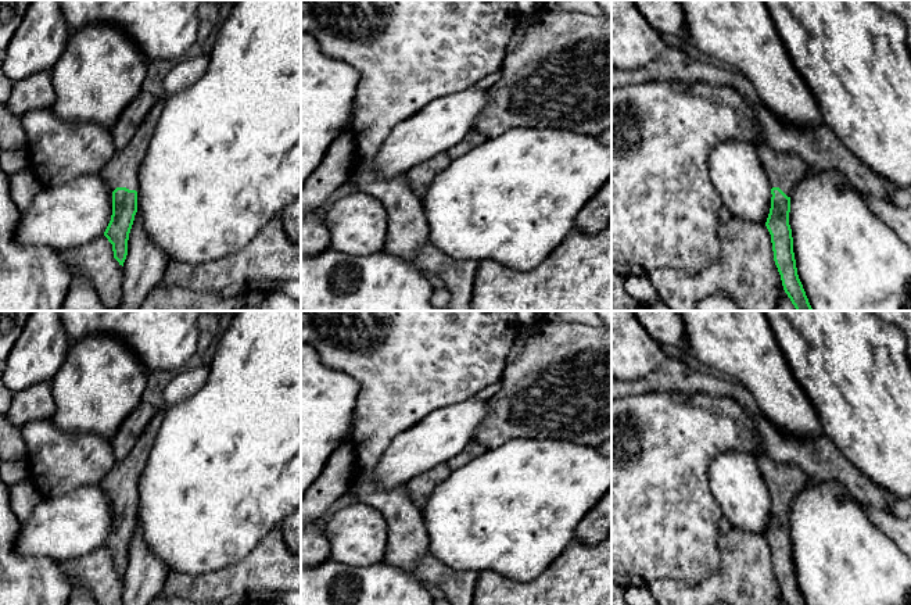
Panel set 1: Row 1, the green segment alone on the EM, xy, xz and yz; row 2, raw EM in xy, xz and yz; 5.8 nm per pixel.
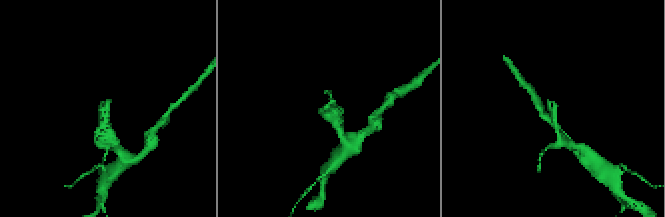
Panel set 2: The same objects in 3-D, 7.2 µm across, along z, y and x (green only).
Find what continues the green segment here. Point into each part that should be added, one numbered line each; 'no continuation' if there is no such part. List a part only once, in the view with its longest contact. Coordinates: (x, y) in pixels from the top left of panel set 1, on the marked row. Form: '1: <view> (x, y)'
1: xy (121, 171)

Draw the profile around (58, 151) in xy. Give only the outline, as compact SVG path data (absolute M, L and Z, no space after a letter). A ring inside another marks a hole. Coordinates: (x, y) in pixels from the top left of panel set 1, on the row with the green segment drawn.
M53 108L29 111L21 122L28 137L29 168L43 187L101 172L116 151L111 129L67 122Z

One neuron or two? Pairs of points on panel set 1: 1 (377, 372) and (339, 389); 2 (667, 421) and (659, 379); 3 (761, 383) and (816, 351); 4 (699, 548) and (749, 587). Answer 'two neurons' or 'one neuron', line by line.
1: two neurons
2: two neurons
3: two neurons
4: two neurons

